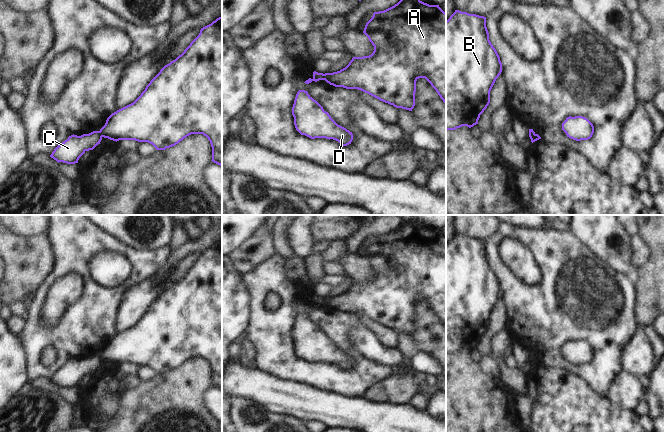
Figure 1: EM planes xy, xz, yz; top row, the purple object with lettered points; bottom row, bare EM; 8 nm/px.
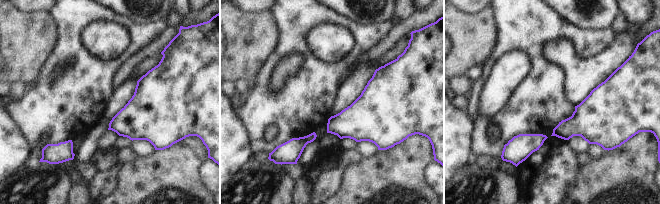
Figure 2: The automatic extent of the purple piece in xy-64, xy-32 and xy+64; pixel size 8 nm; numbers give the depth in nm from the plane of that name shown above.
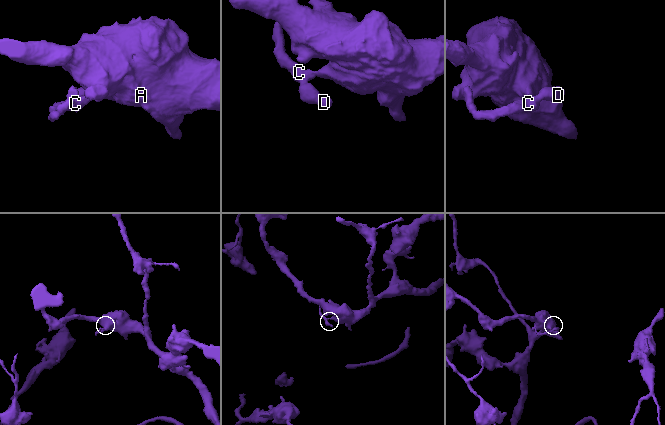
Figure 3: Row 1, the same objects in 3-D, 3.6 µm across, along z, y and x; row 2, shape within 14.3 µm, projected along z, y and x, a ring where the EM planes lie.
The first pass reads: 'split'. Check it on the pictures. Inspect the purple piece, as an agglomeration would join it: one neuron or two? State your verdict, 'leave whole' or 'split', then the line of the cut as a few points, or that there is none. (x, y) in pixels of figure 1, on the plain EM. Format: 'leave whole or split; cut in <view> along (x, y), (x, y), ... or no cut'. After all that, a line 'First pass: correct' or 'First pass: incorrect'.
split; cut in xy along (99, 355), (102, 360)
First pass: correct

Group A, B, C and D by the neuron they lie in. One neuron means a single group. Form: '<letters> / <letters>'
A B / C D

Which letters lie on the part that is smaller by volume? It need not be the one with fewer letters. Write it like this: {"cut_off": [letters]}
{"cut_off": ["C", "D"]}

